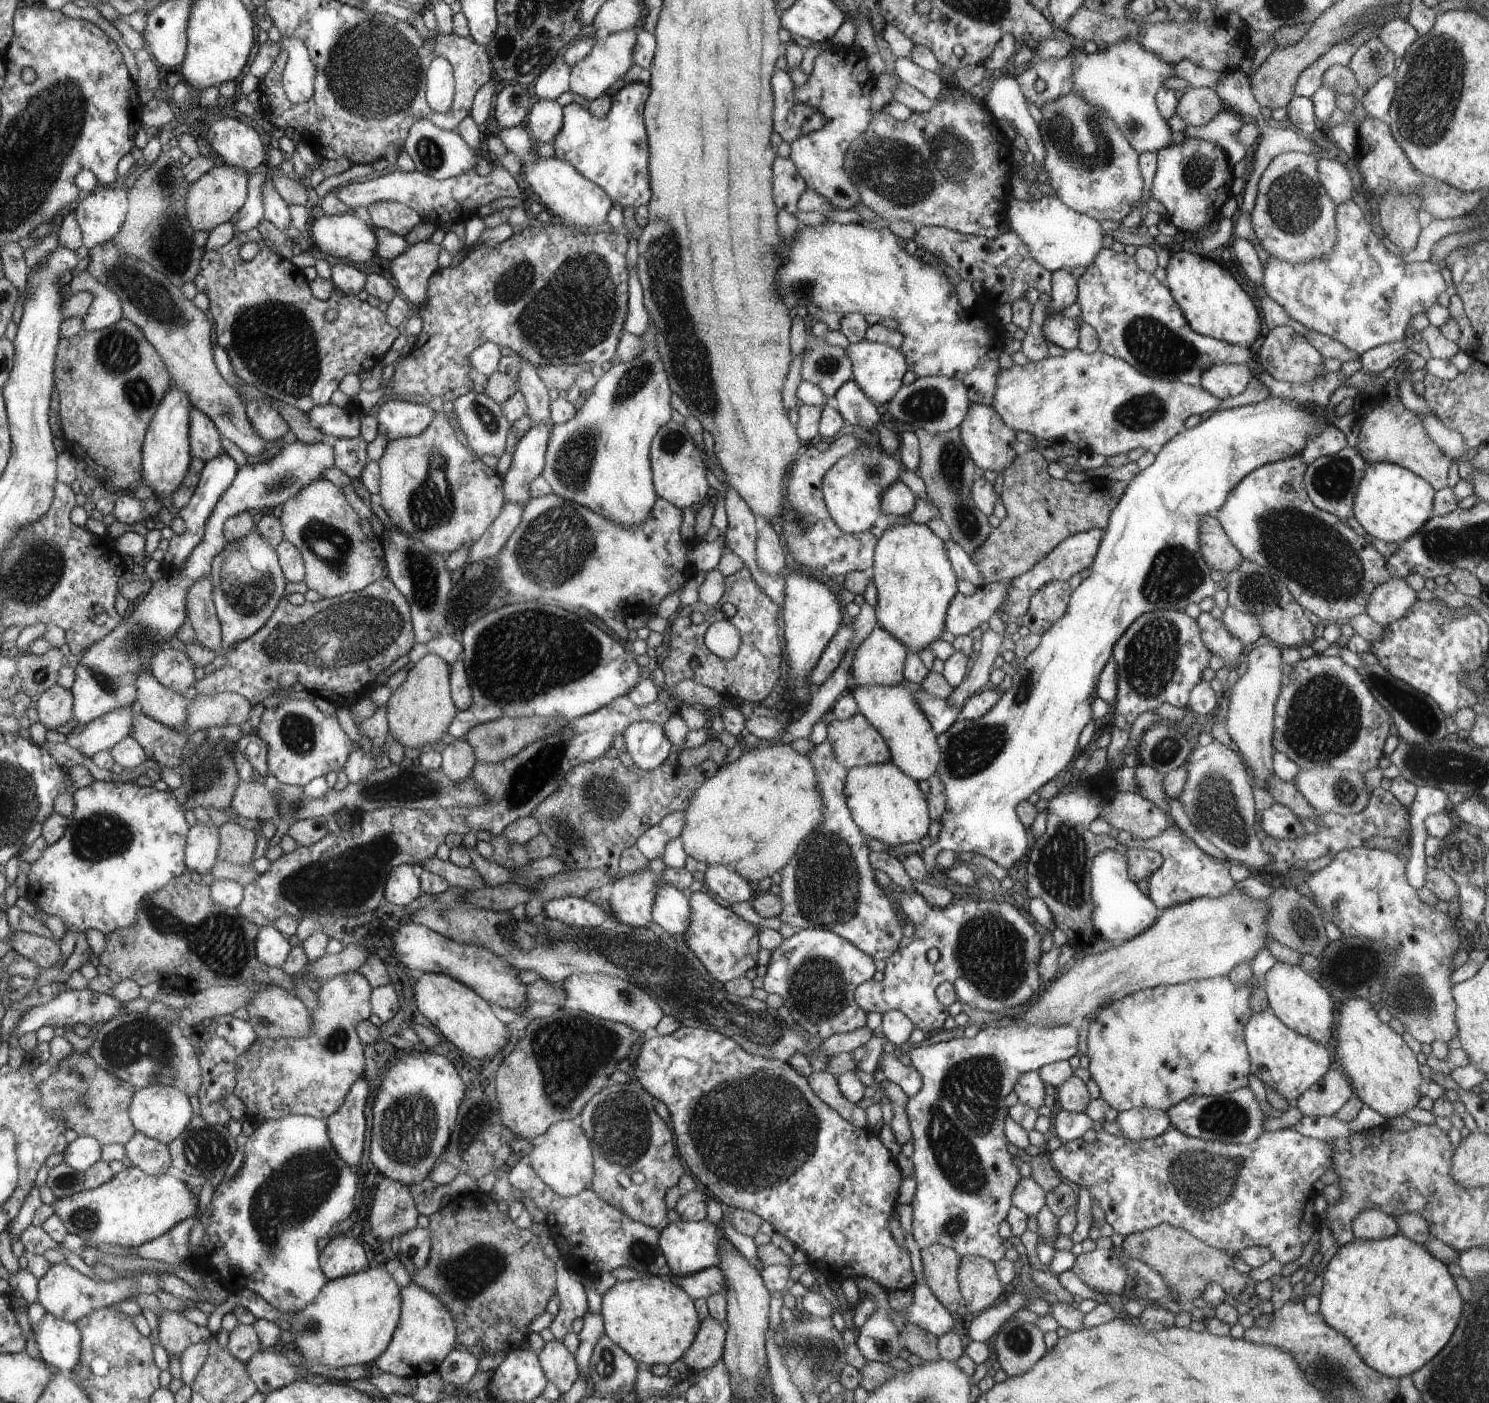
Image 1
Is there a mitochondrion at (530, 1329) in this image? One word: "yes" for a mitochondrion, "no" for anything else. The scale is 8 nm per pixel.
no

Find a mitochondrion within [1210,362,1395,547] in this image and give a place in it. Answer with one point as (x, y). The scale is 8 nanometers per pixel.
(1334, 480)

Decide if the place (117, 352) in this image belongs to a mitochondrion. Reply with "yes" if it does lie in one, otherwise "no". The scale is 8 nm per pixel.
yes

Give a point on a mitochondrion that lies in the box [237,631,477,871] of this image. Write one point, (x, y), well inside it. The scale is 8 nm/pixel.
(410, 787)

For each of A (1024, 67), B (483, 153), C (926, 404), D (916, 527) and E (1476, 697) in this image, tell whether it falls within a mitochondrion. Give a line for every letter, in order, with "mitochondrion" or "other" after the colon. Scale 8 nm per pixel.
A: other
B: other
C: mitochondrion
D: other
E: other

